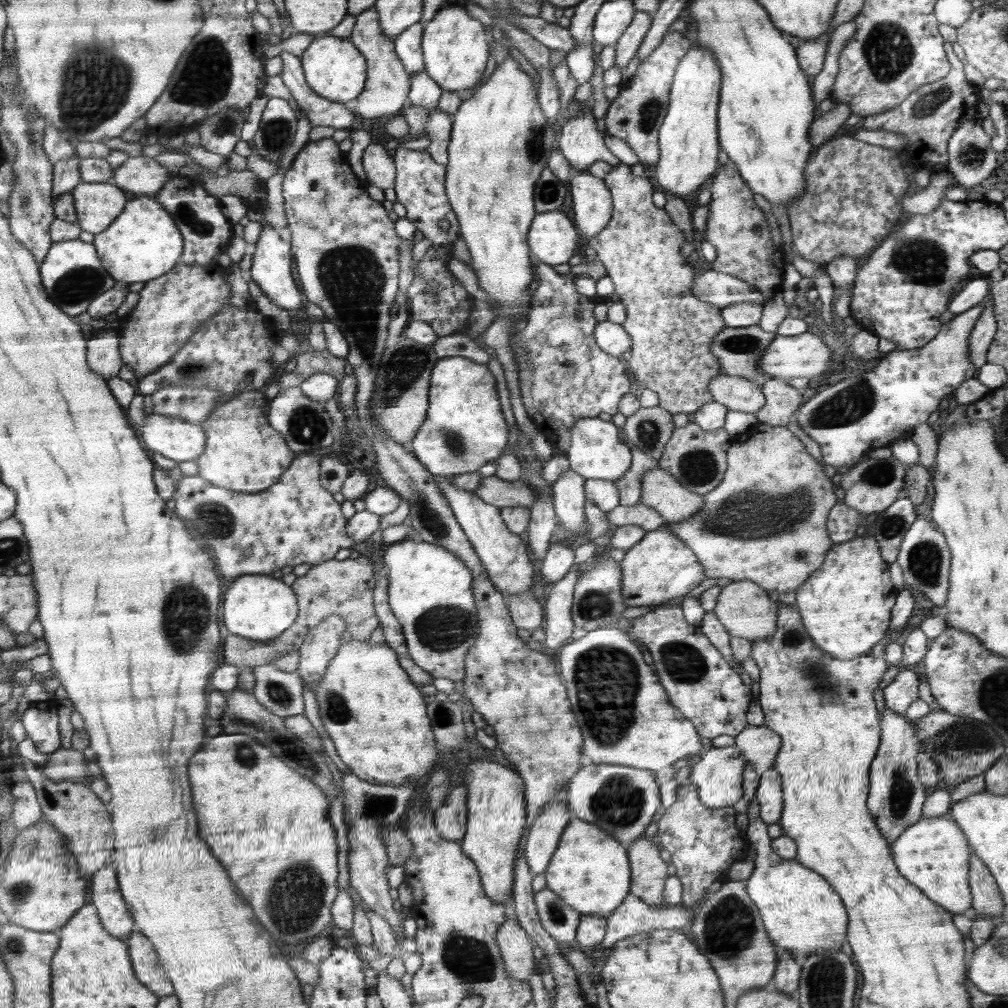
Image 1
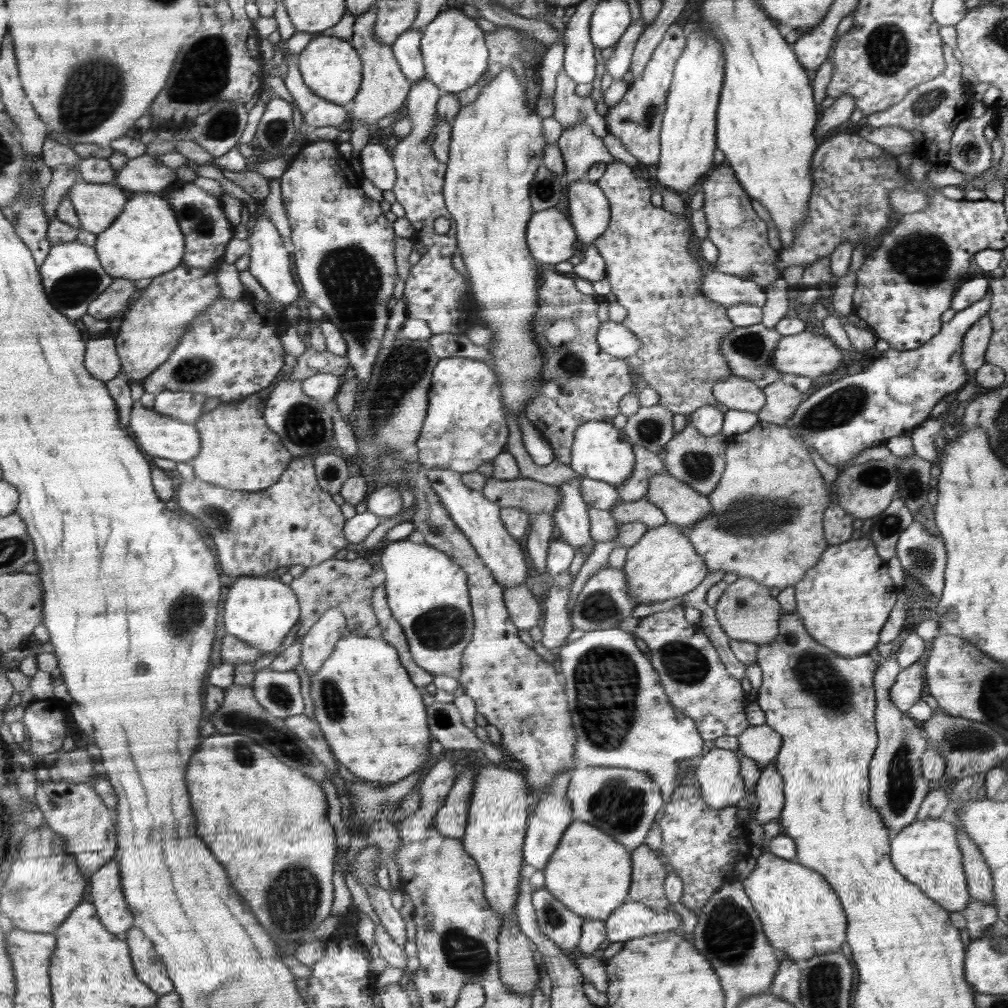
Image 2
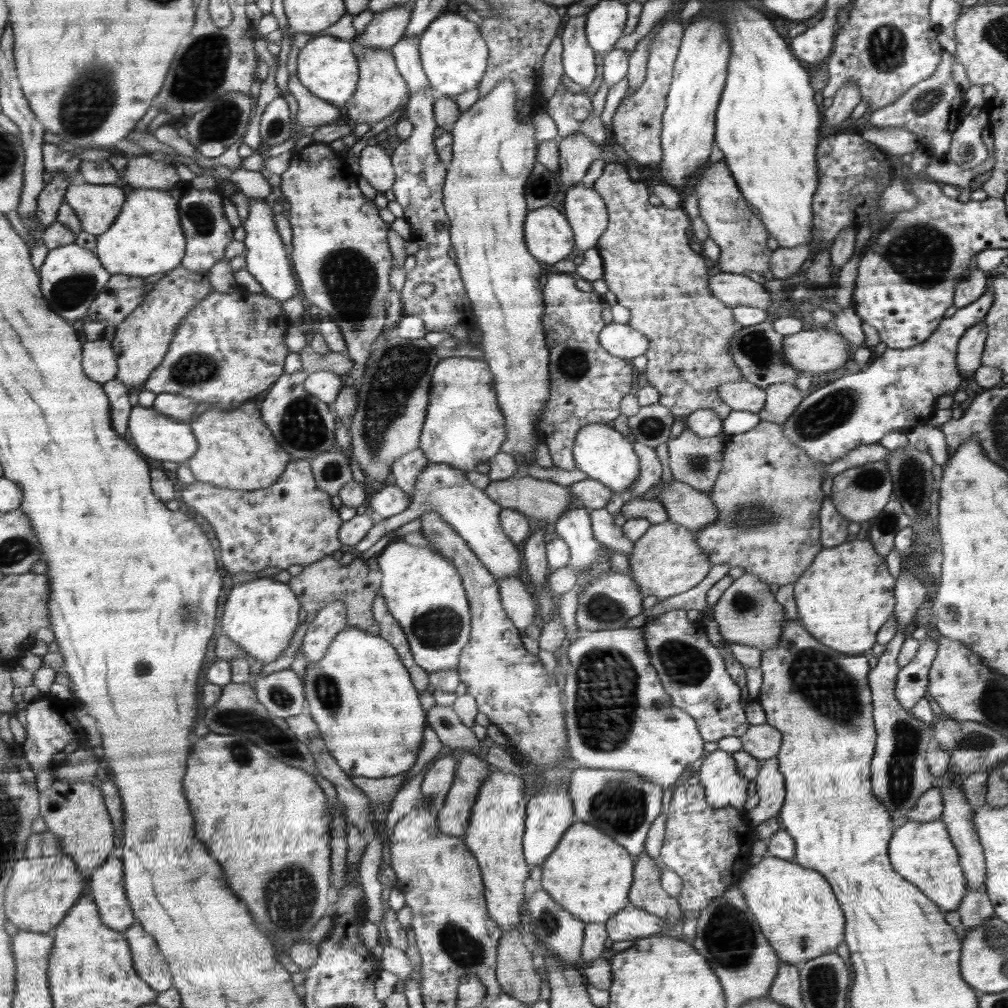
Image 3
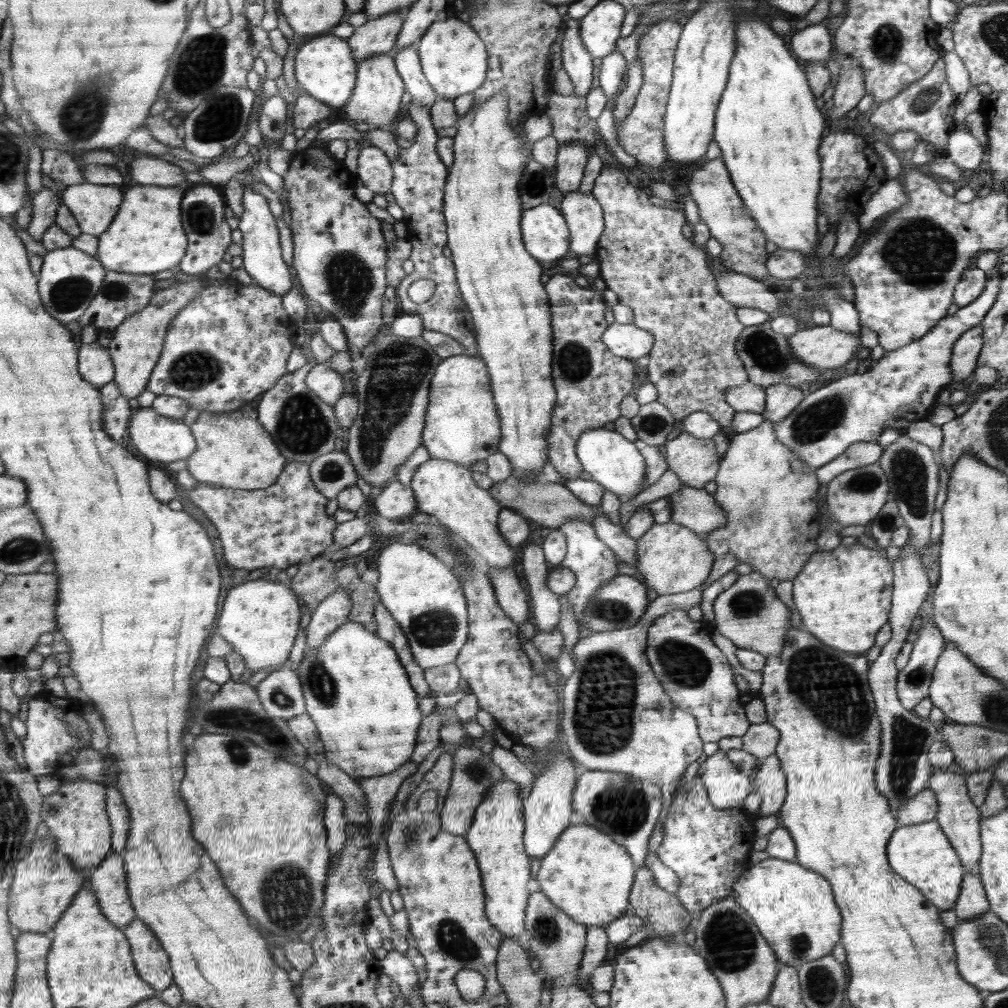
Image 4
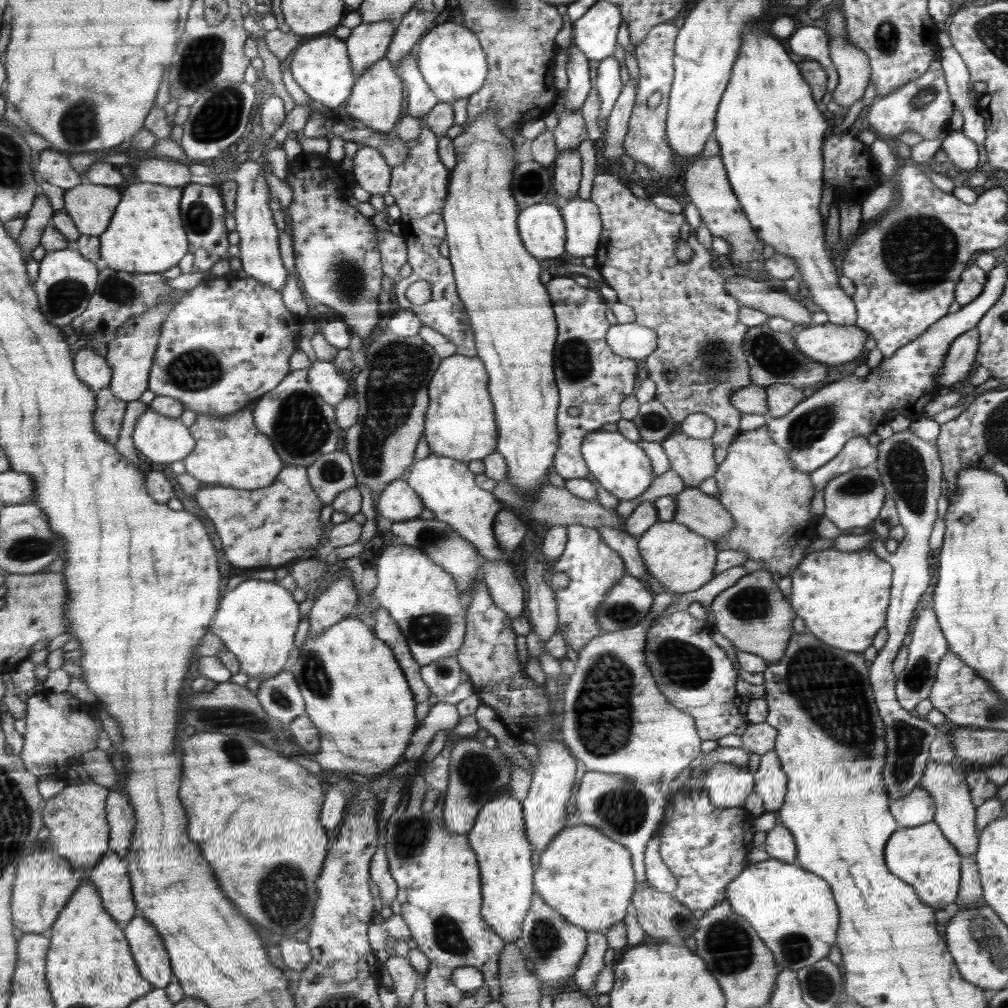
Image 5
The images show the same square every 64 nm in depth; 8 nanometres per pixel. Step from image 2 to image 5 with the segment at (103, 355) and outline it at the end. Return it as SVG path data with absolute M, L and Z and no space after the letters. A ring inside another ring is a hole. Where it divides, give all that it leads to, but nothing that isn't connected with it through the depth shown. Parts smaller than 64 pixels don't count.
M84 346L75 356L79 377L87 382L97 394L113 383L114 369L107 356L98 354L91 346Z

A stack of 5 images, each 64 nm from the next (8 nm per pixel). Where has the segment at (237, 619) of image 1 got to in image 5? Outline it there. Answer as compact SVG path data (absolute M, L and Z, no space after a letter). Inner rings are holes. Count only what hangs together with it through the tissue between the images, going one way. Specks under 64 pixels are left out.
M247 580L224 596L220 612L212 623L211 632L220 636L227 648L238 655L242 672L258 677L261 682L278 675L284 668L290 651L294 648L294 632L300 622L298 602L290 590L278 586L278 582Z

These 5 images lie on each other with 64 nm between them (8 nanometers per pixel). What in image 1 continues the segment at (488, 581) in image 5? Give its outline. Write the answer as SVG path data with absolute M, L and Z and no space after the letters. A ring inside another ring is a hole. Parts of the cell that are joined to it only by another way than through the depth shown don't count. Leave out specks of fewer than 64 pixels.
M532 593L506 596L509 597L511 620L517 628L534 633L536 629L543 626L542 605Z

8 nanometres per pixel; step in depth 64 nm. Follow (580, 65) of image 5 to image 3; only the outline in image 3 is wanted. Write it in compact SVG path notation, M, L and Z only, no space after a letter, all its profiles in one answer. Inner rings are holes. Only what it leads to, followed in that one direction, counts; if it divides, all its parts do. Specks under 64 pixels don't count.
M587 13L566 19L562 29L564 74L582 88L590 87L595 78L594 49L588 44L585 26Z

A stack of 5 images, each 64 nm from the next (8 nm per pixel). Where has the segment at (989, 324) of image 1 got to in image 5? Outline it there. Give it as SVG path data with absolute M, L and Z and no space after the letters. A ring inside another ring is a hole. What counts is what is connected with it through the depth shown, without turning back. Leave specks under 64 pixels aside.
M976 327L964 332L951 344L940 375L941 388L950 386L954 382L960 382L970 374L970 370L974 366L974 358L978 355L978 350L979 330Z

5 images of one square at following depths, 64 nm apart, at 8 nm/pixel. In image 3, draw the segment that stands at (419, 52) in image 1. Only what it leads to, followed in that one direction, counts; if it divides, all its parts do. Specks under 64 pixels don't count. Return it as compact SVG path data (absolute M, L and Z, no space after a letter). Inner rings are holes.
M418 36L401 37L389 51L395 55L395 63L402 73L404 81L407 81L410 94L430 90L431 85L421 63Z

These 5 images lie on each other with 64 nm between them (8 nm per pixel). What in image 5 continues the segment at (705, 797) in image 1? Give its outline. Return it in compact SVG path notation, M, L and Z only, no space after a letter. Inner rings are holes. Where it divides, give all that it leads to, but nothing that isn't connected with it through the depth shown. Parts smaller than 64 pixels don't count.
M727 762L711 764L705 780L711 803L718 808L740 807L748 794L755 790L755 776Z

